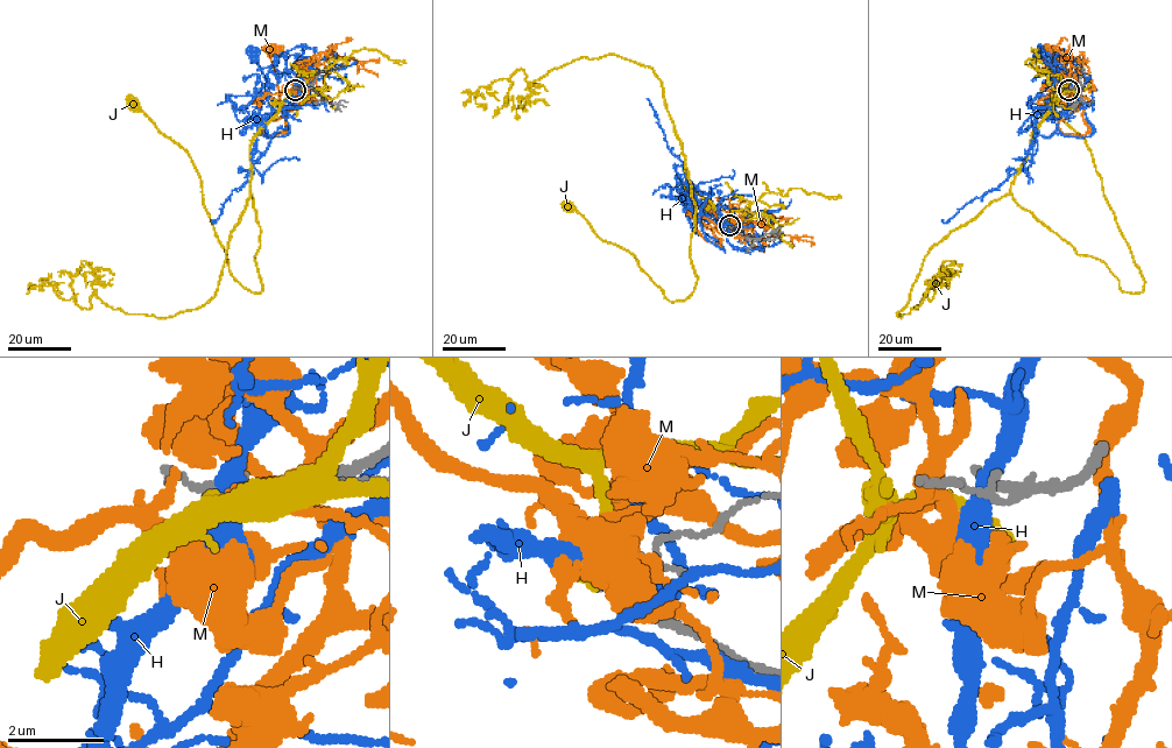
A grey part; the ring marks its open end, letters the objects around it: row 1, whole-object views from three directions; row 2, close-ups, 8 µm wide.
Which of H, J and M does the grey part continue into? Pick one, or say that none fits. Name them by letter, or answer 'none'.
none

